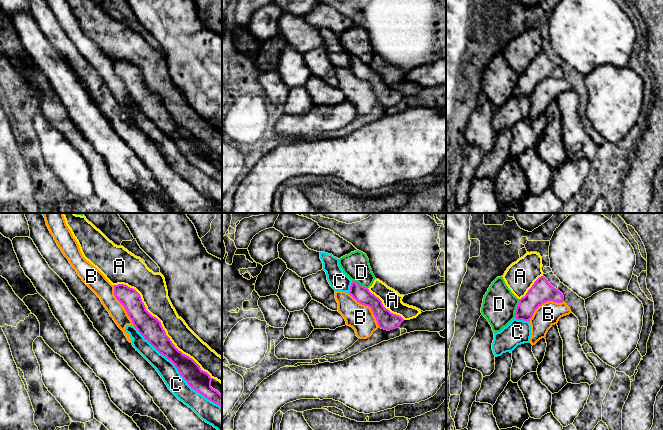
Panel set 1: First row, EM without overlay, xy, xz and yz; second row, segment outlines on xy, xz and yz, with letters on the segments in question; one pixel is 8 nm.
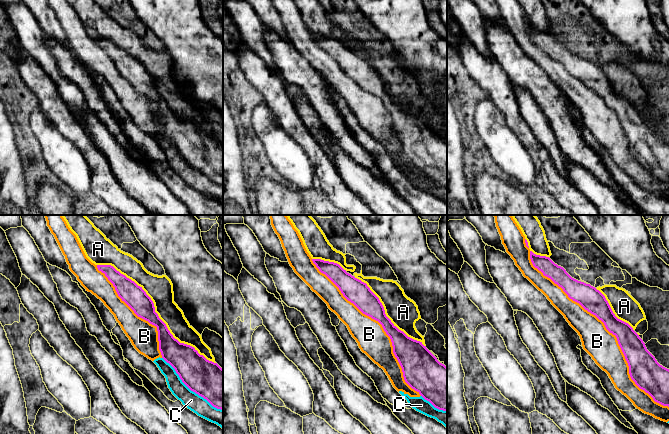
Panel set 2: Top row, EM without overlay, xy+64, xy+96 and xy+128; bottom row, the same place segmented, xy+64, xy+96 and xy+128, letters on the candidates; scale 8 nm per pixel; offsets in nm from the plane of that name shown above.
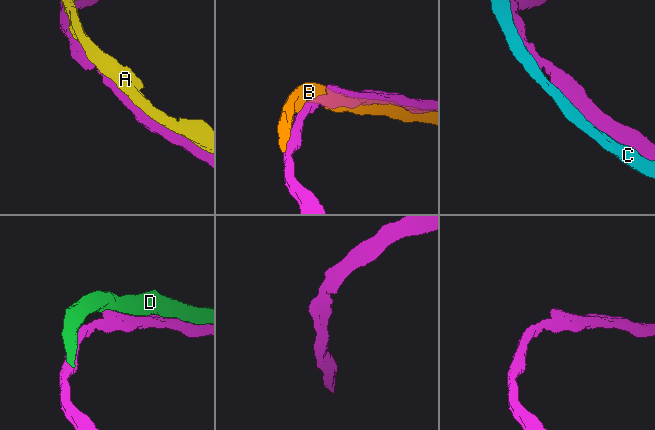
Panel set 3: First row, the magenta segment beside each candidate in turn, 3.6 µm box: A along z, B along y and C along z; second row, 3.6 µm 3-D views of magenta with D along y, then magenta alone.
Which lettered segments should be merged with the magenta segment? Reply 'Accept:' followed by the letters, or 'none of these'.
Accept: none of these

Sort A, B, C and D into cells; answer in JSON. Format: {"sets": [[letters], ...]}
{"sets": [["A"], ["B"], ["C"], ["D"]]}

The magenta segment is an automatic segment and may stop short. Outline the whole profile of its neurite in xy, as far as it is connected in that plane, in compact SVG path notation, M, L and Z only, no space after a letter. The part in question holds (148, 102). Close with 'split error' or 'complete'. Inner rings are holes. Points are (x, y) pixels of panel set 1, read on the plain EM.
M118 60L114 61L114 71L124 82L138 108L175 141L187 160L211 178L222 183L222 171L211 163L213 154L203 147L192 134L175 123L166 111L161 98L146 86L140 70L127 61Z; complete

